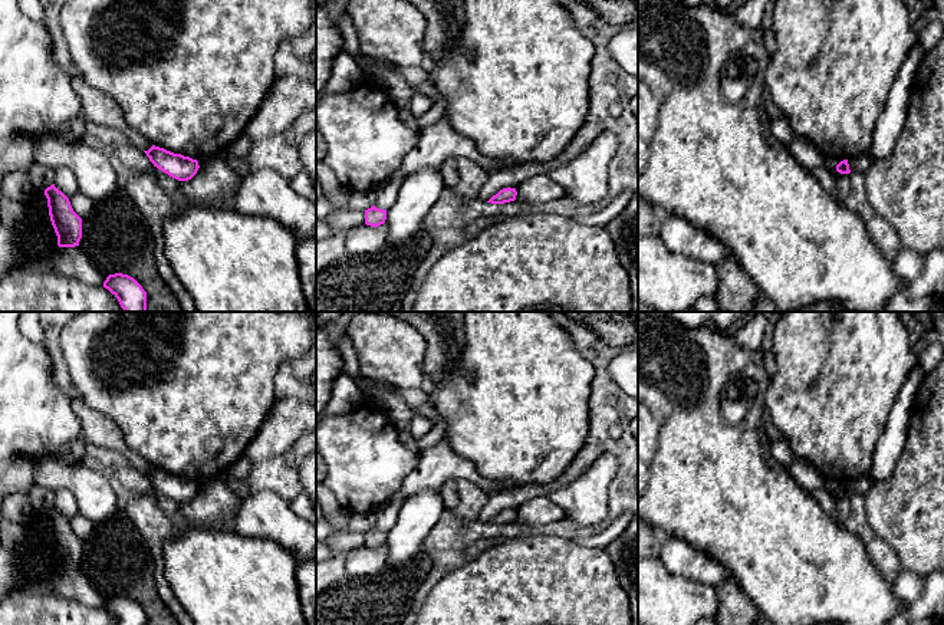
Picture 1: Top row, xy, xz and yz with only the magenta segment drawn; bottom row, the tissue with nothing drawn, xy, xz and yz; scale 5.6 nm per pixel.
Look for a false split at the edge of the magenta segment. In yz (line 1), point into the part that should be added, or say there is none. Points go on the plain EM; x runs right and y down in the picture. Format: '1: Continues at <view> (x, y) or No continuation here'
1: No continuation here

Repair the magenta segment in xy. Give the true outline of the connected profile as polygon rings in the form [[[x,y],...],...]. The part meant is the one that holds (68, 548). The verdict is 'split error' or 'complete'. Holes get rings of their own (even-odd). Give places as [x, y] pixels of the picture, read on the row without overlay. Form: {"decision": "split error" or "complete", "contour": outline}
{"decision": "complete", "contour": [[[55,506],[45,511],[49,537],[59,569],[79,568],[82,560],[82,540],[73,533],[69,520]]]}

